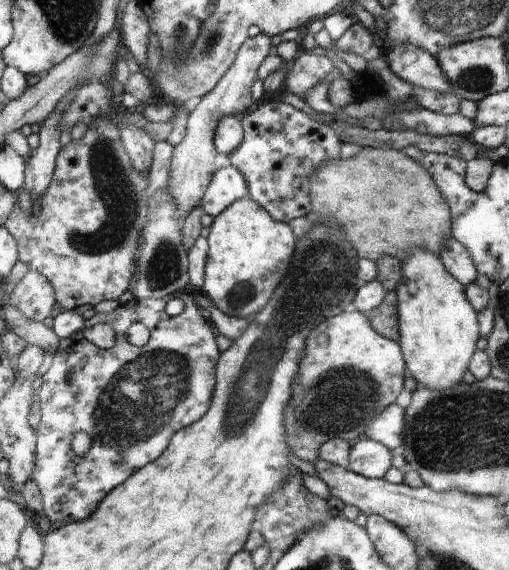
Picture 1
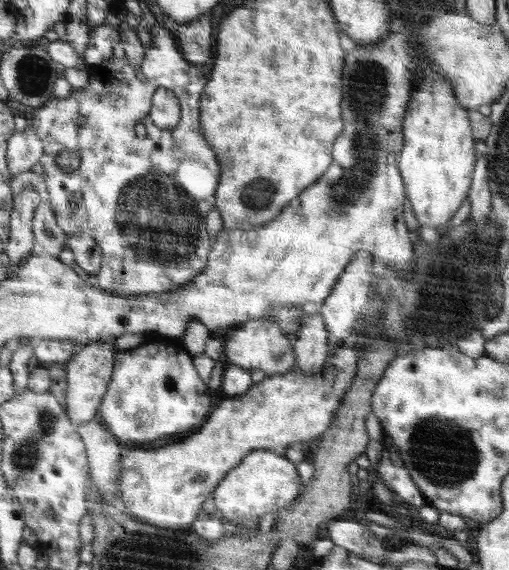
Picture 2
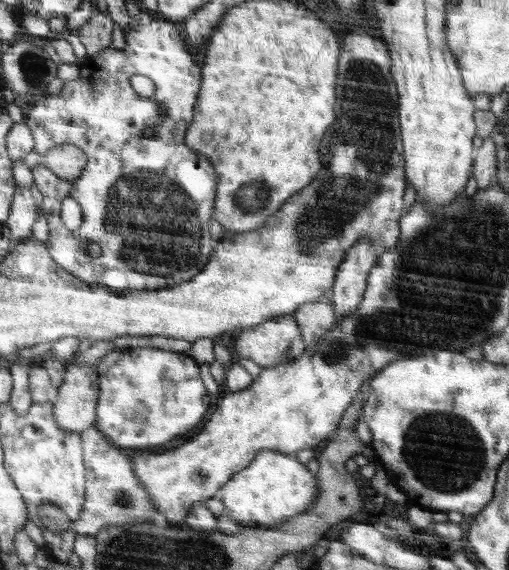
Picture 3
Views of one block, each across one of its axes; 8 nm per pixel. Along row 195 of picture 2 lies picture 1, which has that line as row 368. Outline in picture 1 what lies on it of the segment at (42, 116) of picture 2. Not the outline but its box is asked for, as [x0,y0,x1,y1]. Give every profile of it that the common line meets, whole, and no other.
[33,291,221,524]

